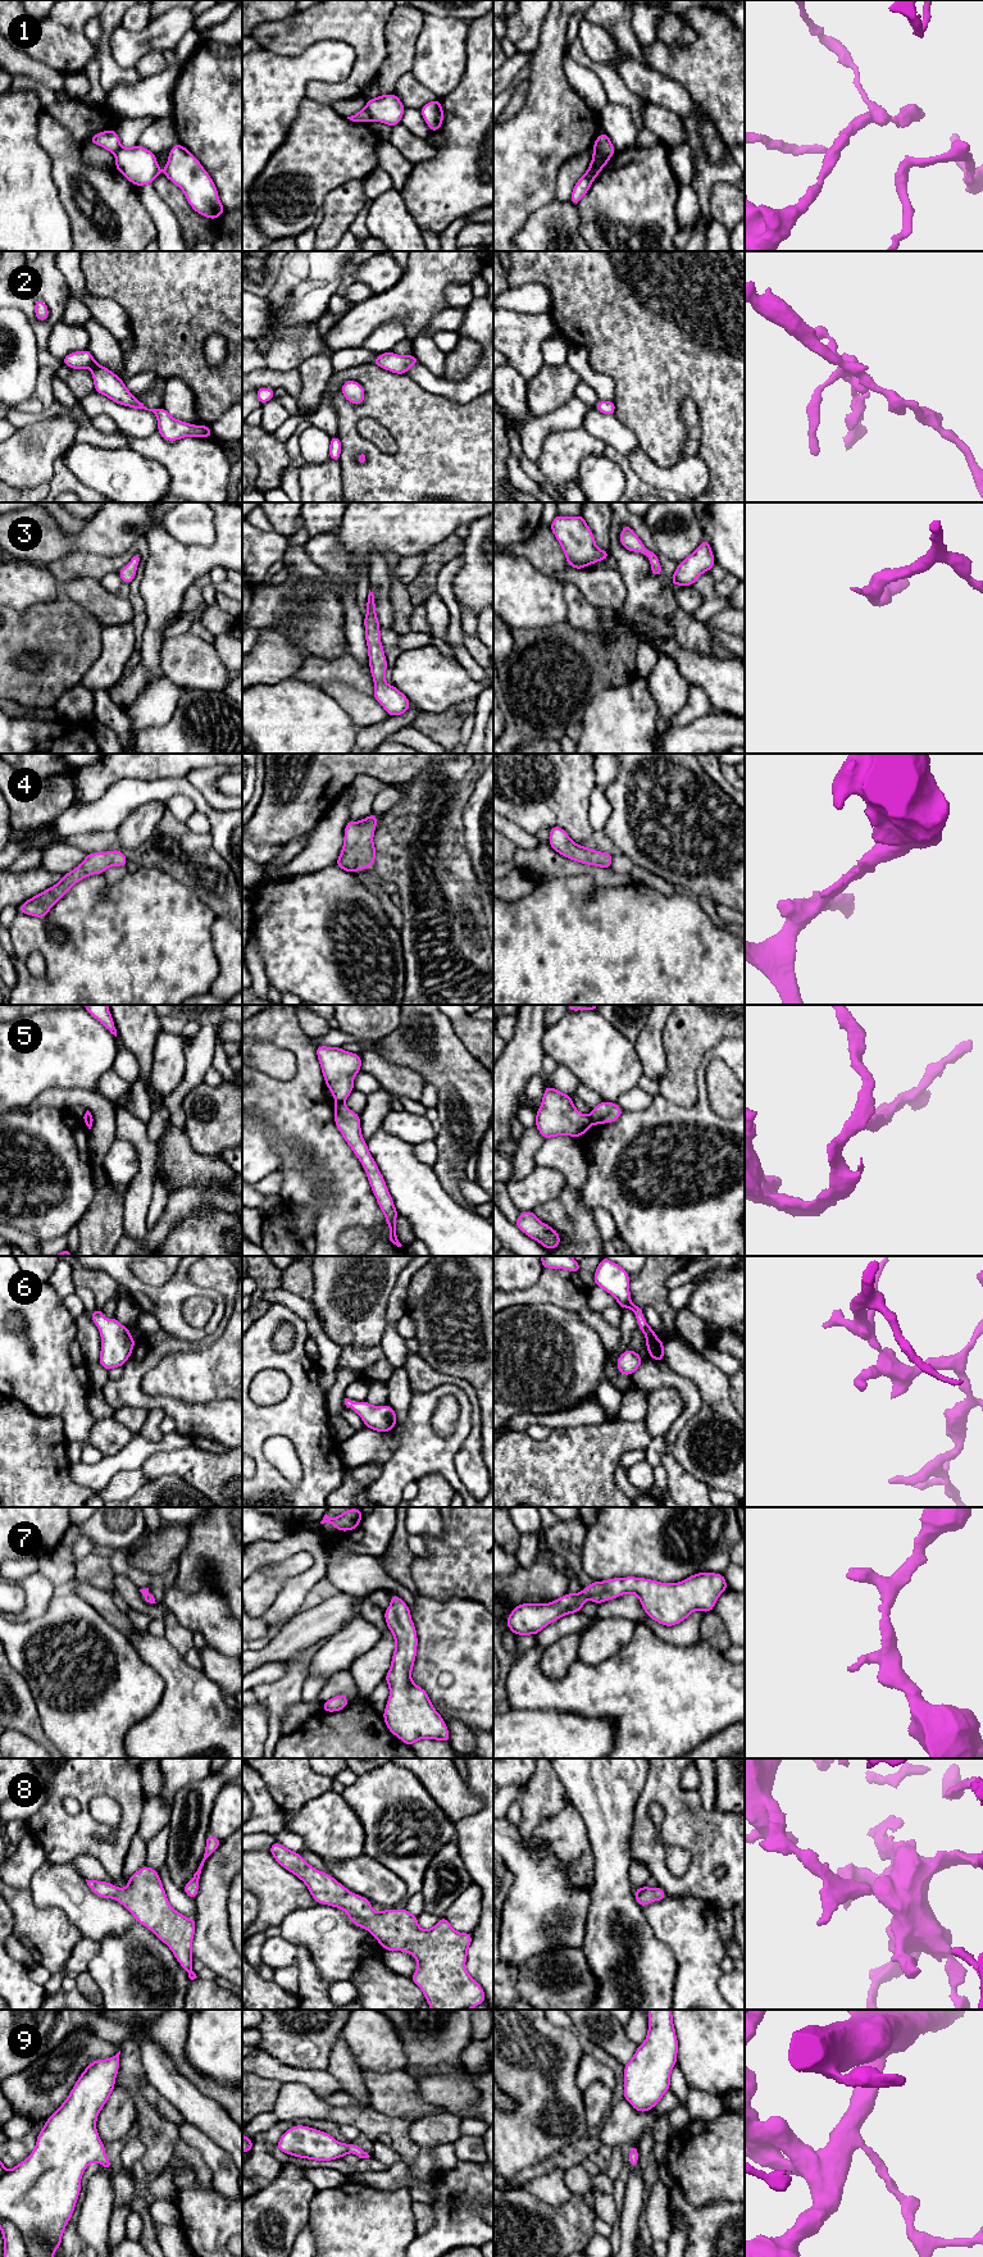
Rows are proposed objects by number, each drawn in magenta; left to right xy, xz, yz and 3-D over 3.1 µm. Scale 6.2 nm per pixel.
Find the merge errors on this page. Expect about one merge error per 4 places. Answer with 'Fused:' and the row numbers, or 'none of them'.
Fused: 1, 5

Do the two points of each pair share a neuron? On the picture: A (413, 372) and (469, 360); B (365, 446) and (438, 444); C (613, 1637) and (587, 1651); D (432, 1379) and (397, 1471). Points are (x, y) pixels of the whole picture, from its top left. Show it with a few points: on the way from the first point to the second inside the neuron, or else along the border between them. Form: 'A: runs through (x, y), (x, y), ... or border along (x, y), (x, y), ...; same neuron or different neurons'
A: border along (473, 368), (462, 378), (446, 380), (444, 377); different neurons
B: runs through (383, 460), (421, 460); same neuron
C: runs through (606, 1637), (594, 1648); same neuron
D: border along (456, 1386), (441, 1384), (424, 1392), (413, 1393); different neurons

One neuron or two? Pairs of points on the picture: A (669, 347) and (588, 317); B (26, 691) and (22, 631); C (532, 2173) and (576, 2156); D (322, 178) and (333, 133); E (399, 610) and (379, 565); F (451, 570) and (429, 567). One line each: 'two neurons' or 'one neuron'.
A: one neuron
B: one neuron
C: one neuron
D: one neuron
E: two neurons
F: two neurons

